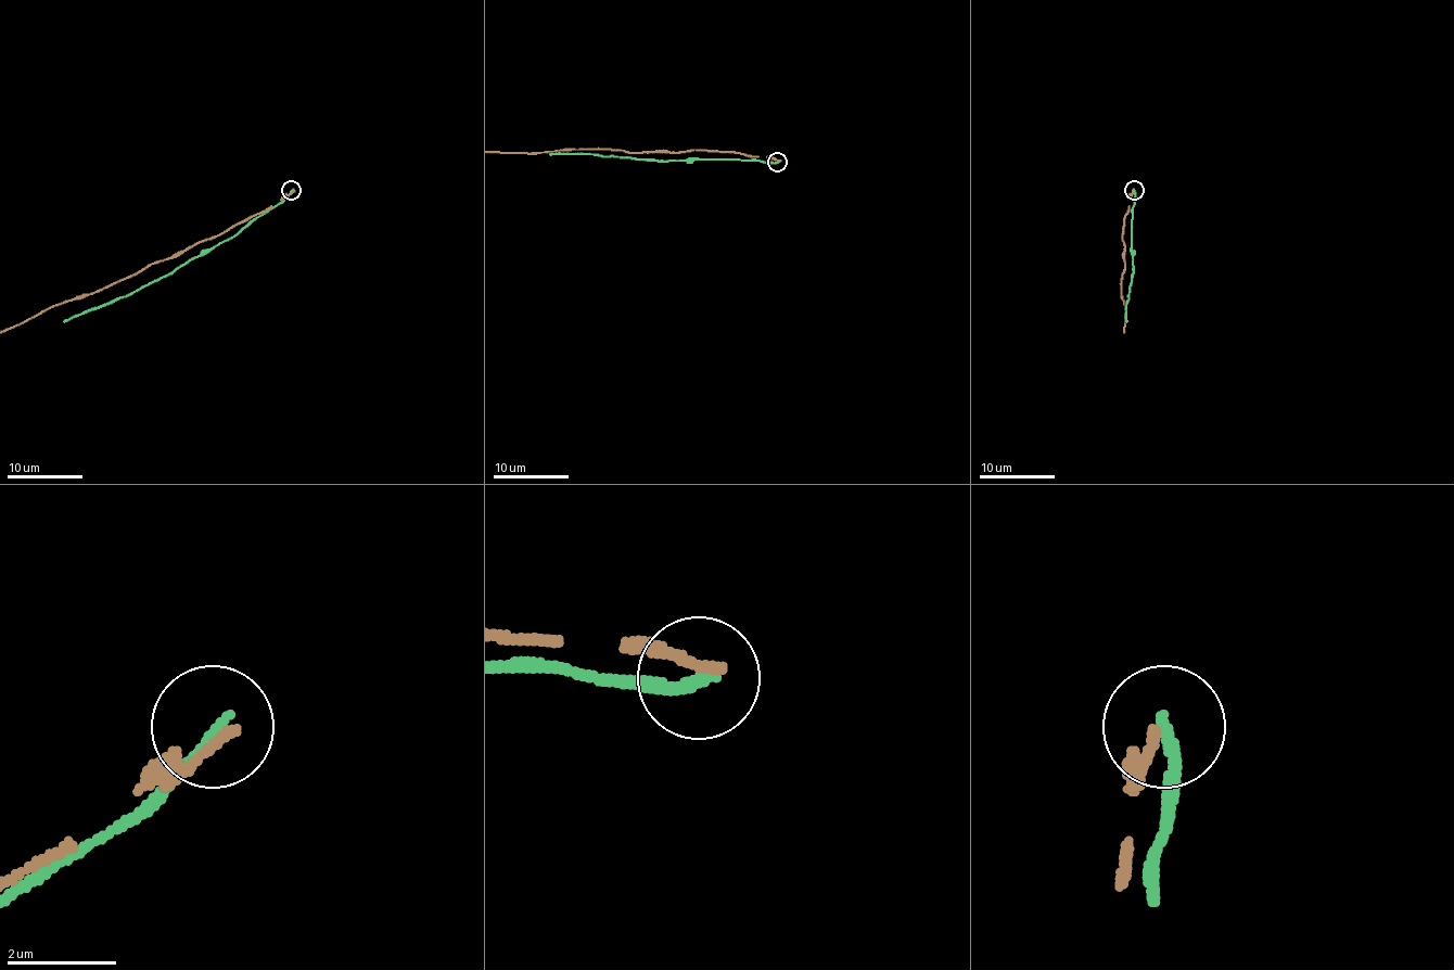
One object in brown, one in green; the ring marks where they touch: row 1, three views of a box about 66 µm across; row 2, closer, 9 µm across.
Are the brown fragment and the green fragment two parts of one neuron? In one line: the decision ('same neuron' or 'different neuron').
different neuron

